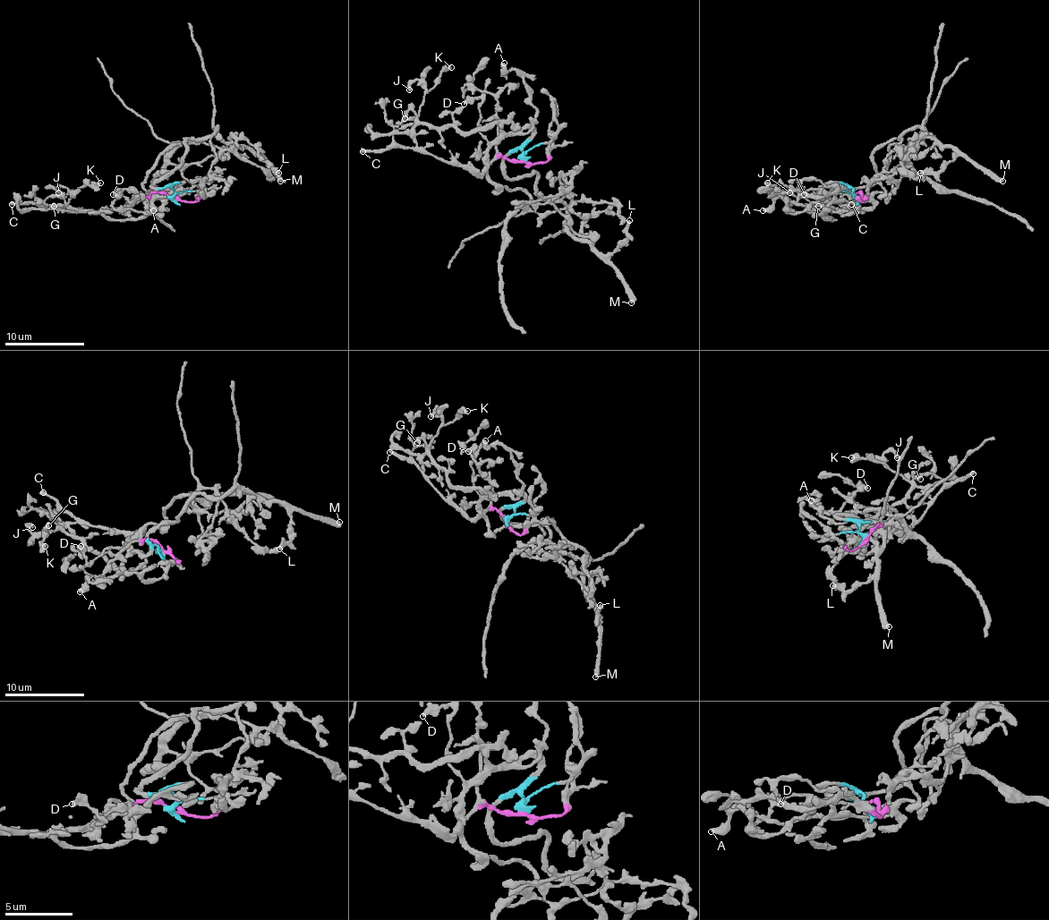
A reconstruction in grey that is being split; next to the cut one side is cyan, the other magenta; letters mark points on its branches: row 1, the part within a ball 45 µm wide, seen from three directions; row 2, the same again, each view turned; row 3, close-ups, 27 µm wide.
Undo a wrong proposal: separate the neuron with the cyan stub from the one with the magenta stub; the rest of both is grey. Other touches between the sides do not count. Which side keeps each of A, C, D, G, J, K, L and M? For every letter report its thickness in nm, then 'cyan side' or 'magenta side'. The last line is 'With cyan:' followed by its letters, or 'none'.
A: 460 nm thick; cyan side
C: 340 nm thick; magenta side
D: 400 nm thick; cyan side
G: 400 nm thick; cyan side
J: 280 nm thick; cyan side
K: 300 nm thick; cyan side
L: 360 nm thick; cyan side
M: 440 nm thick; cyan side
With cyan: A, D, G, J, K, L, M

